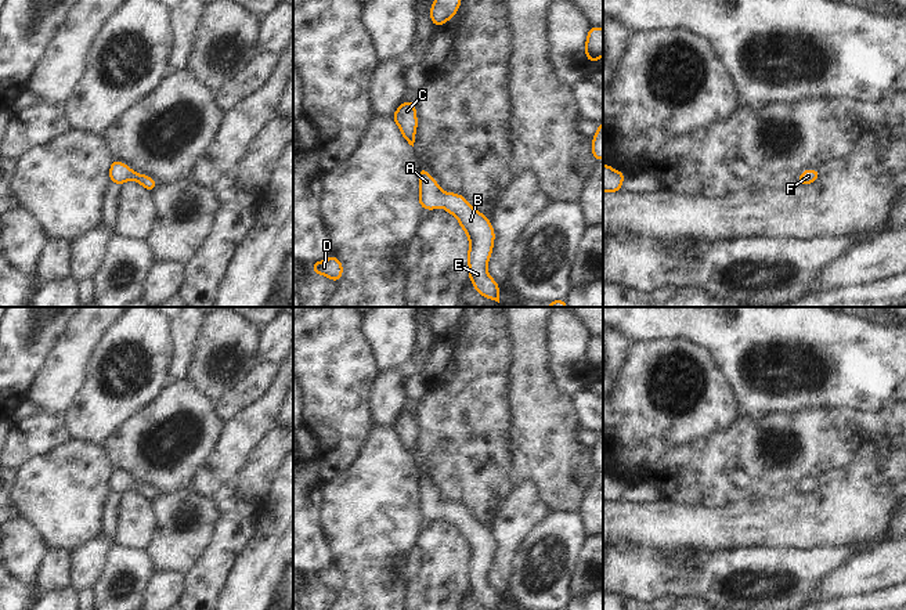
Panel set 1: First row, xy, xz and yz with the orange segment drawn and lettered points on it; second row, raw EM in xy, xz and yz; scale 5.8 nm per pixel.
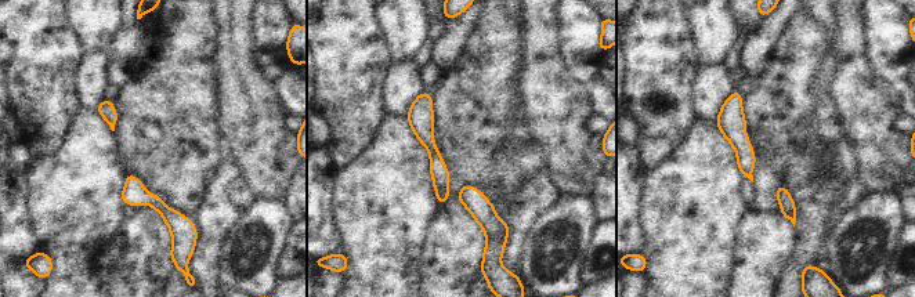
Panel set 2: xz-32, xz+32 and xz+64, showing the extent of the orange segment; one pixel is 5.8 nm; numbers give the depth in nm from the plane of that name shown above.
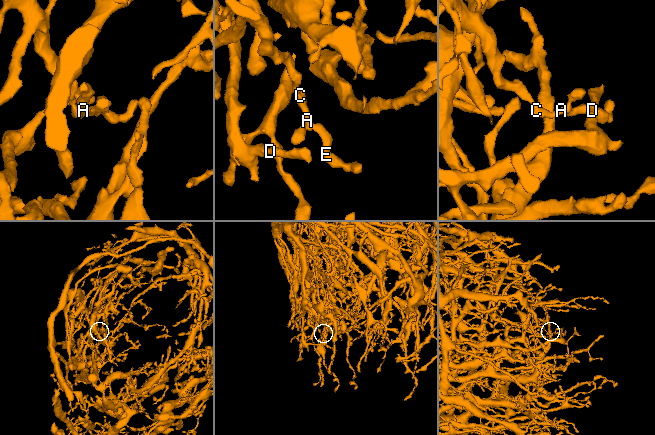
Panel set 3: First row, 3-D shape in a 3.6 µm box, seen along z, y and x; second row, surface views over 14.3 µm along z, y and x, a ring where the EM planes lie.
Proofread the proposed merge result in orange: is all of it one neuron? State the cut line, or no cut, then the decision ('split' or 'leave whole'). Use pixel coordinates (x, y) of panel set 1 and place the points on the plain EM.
no cut | leave whole

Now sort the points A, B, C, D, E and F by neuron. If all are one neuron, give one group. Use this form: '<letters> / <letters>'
A B C D E F

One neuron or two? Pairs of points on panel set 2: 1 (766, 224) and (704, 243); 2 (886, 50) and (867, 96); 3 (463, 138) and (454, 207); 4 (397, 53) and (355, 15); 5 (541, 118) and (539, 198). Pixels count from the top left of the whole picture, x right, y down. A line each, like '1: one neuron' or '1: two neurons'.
1: two neurons
2: two neurons
3: two neurons
4: two neurons
5: two neurons

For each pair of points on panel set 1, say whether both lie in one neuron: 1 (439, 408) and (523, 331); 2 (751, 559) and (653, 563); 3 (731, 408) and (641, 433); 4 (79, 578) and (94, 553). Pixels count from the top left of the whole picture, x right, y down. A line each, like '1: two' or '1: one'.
1: two
2: one
3: one
4: one

